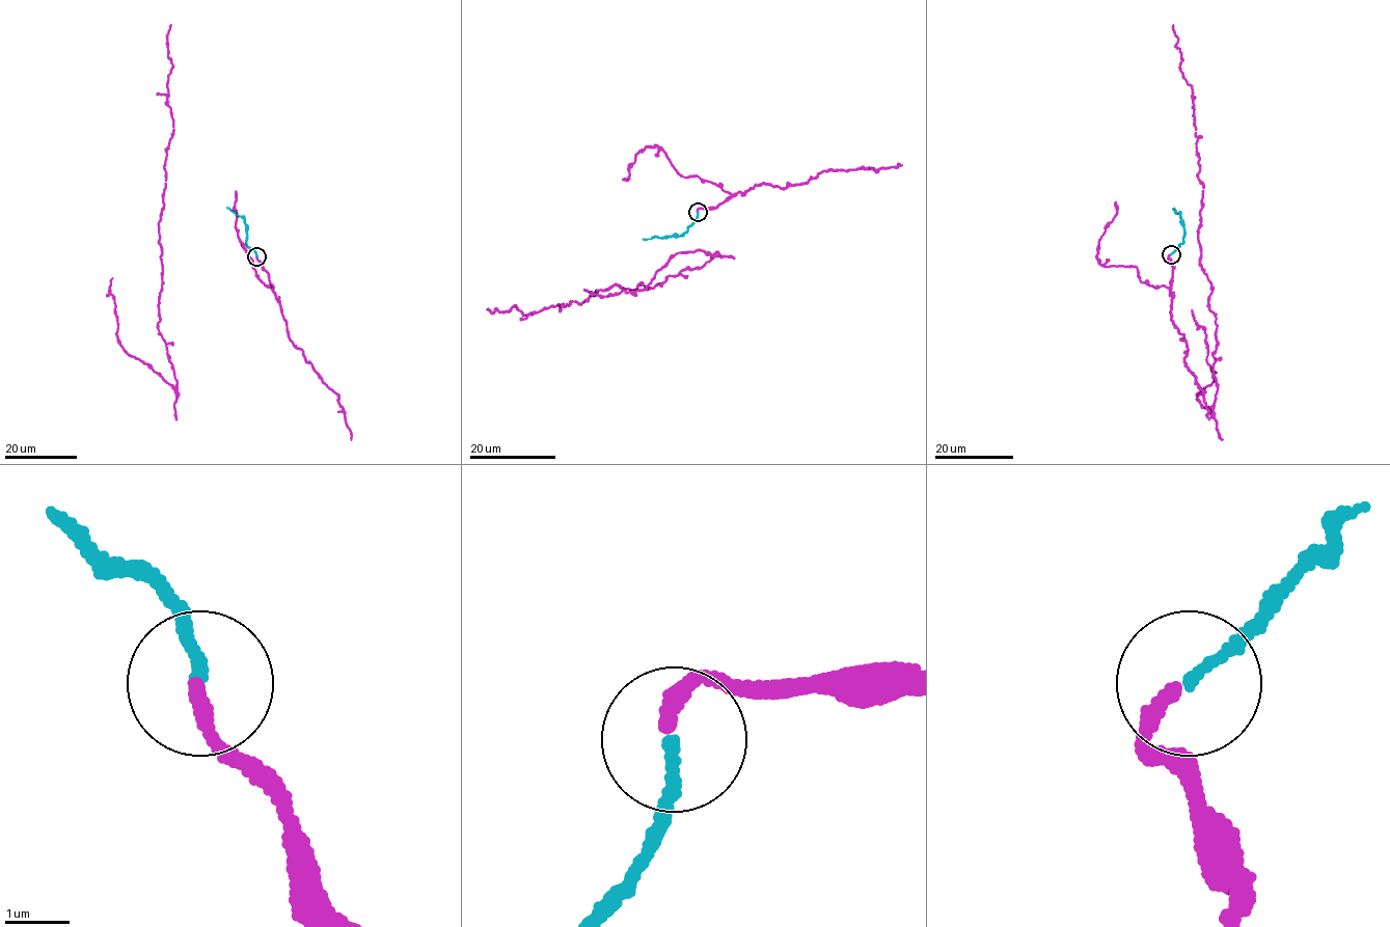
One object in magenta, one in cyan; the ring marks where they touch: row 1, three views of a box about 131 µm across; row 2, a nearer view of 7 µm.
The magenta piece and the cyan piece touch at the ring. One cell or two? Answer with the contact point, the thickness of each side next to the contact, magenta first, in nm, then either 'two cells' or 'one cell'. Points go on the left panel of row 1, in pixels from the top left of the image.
(256, 256) | 240/170 nm | one cell

